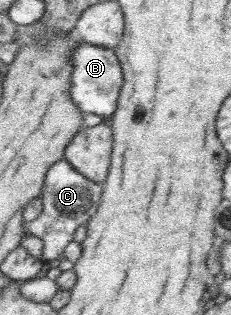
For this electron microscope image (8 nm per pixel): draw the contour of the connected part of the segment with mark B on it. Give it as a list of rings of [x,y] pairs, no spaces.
[[[77,38],[77,47],[73,49],[73,55],[71,55],[69,62],[73,64],[73,71],[71,71],[71,100],[73,100],[73,104],[83,114],[99,114],[99,116],[104,117],[108,121],[109,117],[115,112],[123,84],[123,71],[114,49],[98,47],[85,42],[81,38]]]

